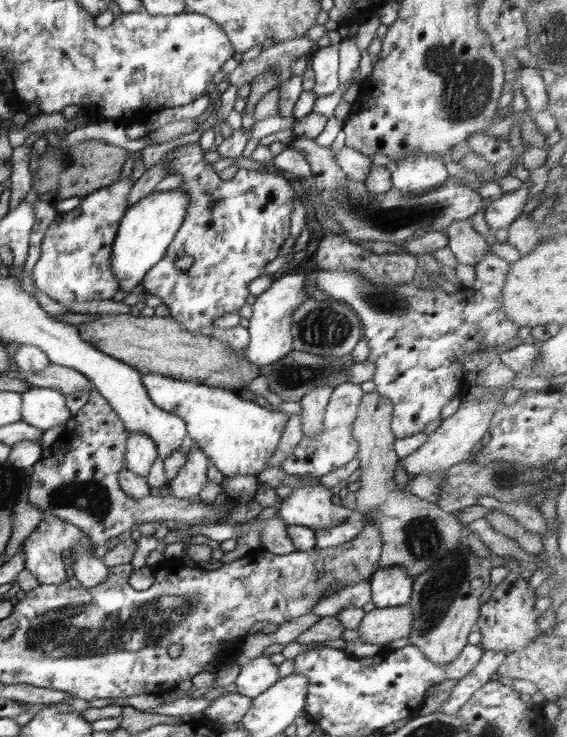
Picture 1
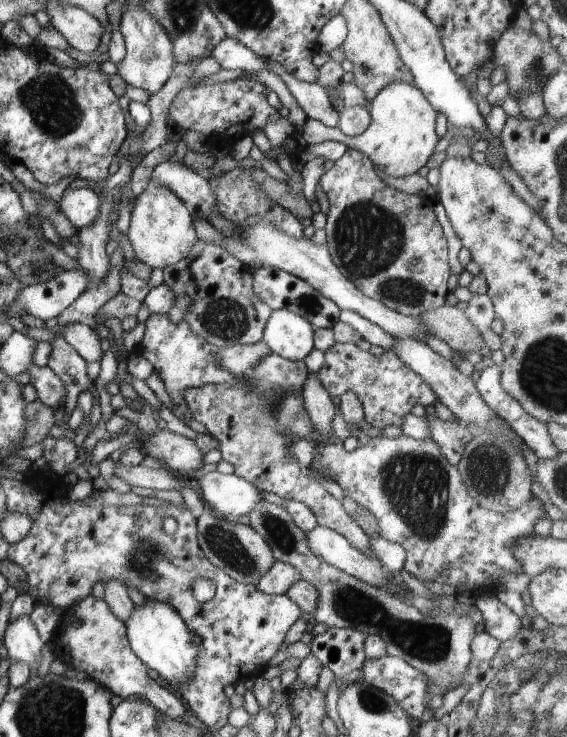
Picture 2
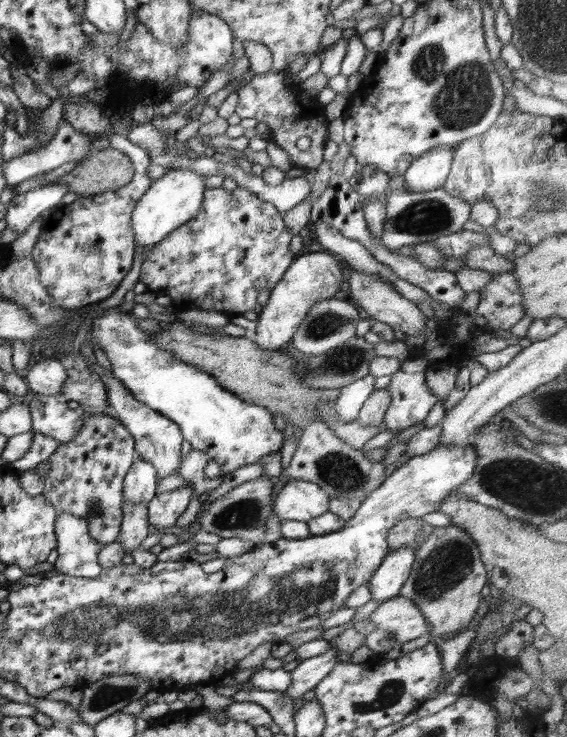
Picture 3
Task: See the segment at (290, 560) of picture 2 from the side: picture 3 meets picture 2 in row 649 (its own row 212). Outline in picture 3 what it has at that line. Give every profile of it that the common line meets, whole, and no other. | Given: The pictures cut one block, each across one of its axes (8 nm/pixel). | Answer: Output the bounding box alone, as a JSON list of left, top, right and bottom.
[382,188,471,251]

